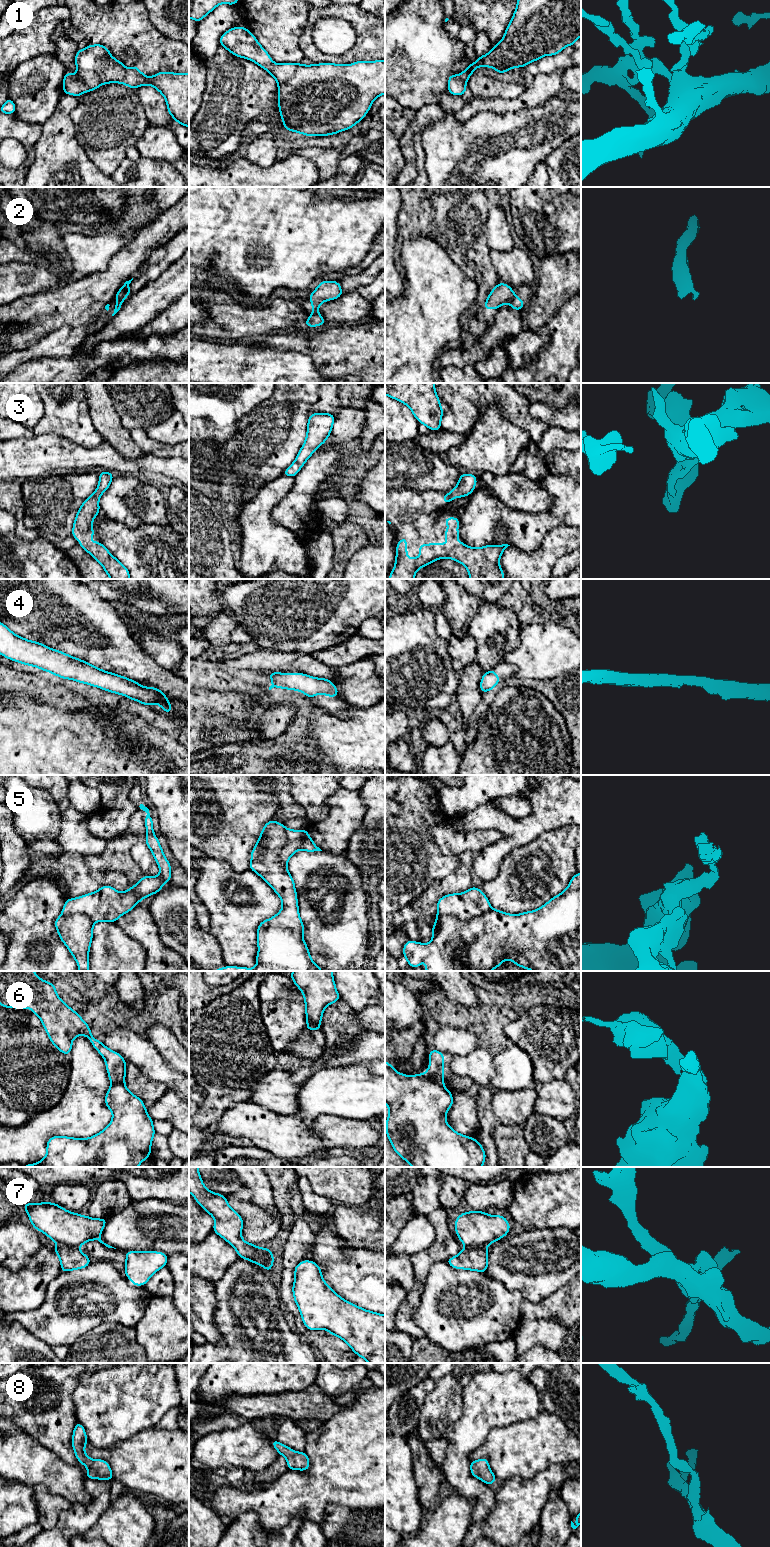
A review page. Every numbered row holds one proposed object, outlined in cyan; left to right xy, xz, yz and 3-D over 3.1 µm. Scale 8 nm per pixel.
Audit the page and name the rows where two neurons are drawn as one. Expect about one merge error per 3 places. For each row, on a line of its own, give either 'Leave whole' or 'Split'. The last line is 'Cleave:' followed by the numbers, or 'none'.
1: Leave whole
2: Split
3: Leave whole
4: Leave whole
5: Split
6: Split
7: Split
8: Leave whole
Cleave: 2, 5, 6, 7

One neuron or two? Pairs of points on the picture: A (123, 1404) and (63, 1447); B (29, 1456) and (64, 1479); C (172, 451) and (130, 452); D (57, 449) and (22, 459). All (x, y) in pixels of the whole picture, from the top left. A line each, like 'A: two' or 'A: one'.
A: two
B: one
C: two
D: one

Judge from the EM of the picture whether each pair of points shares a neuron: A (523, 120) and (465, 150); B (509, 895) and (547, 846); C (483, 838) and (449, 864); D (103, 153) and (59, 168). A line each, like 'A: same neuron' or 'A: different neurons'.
A: same neuron
B: same neuron
C: different neurons
D: different neurons

